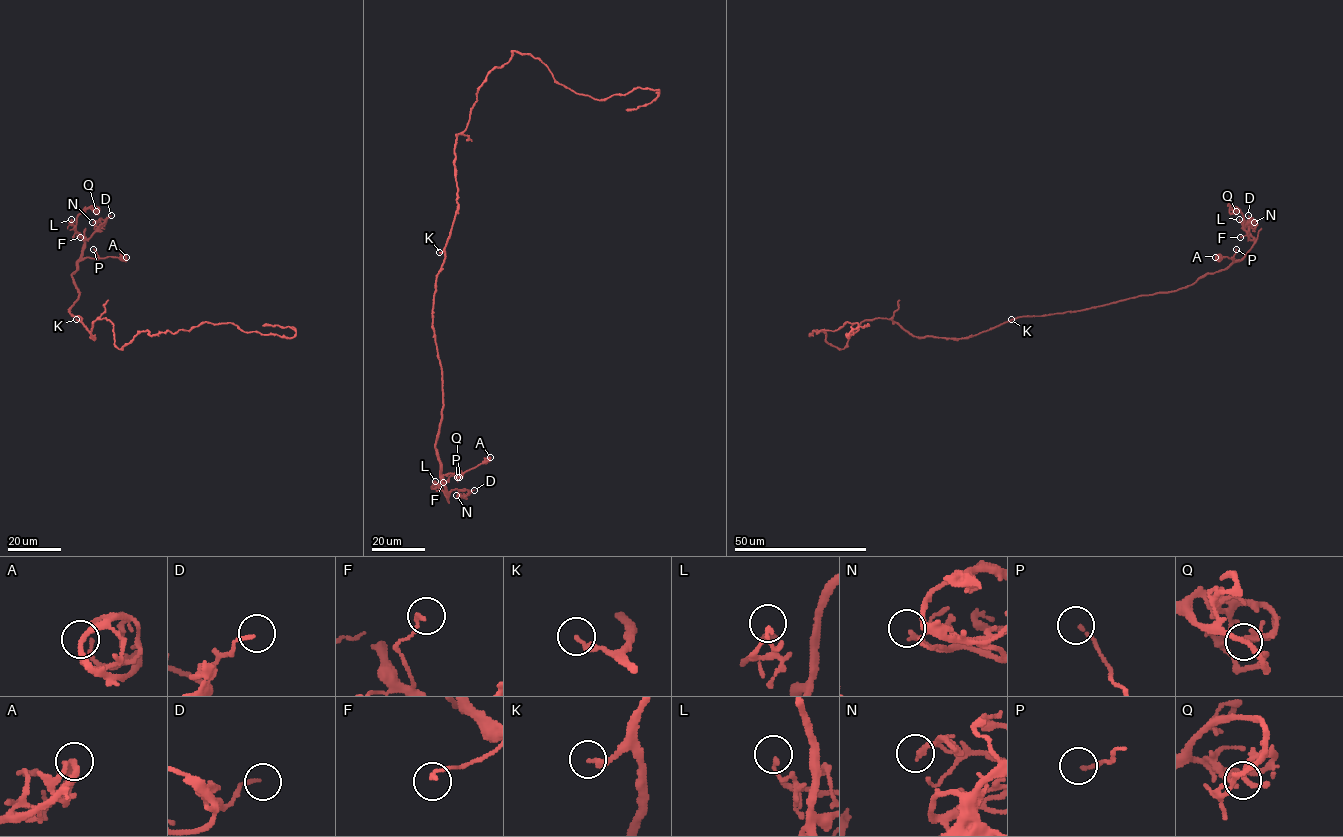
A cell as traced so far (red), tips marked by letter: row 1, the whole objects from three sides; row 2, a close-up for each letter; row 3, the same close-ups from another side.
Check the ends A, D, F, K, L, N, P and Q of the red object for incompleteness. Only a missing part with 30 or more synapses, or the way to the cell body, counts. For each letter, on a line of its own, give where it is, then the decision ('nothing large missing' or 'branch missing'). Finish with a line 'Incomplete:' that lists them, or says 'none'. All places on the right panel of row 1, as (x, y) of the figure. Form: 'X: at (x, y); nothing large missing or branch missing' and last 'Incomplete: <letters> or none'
A: at (1215, 257); nothing large missing
D: at (1248, 215); nothing large missing
F: at (1240, 237); nothing large missing
K: at (1011, 319); nothing large missing
L: at (1239, 219); nothing large missing
N: at (1254, 222); nothing large missing
P: at (1236, 249); nothing large missing
Q: at (1236, 211); nothing large missing
Incomplete: none

